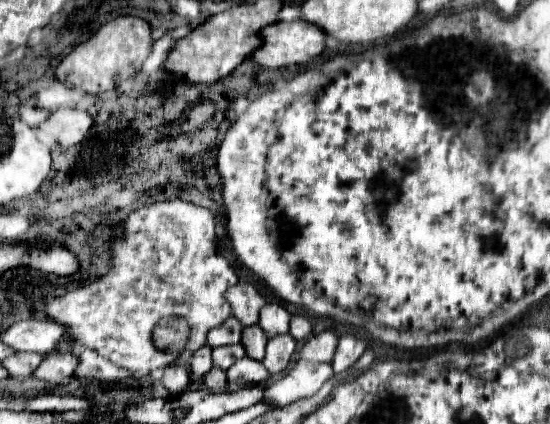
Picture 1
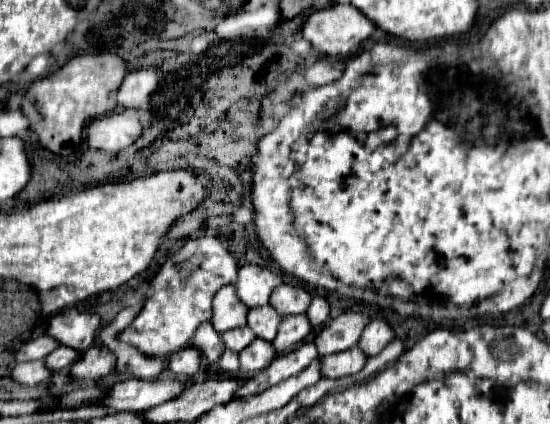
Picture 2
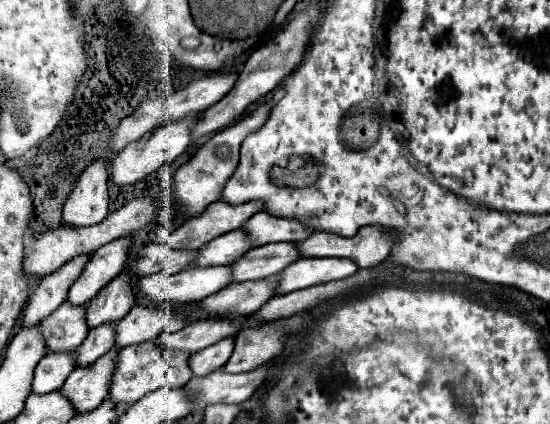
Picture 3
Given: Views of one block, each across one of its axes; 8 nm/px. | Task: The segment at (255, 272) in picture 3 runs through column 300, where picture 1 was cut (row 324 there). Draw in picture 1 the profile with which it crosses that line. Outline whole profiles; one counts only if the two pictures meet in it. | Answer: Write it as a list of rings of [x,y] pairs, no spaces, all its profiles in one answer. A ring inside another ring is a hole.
[[[254,324],[254,328],[244,328],[242,330],[242,346],[244,346],[248,358],[262,360],[264,350],[266,350],[266,342],[268,342],[268,338],[258,324]]]

